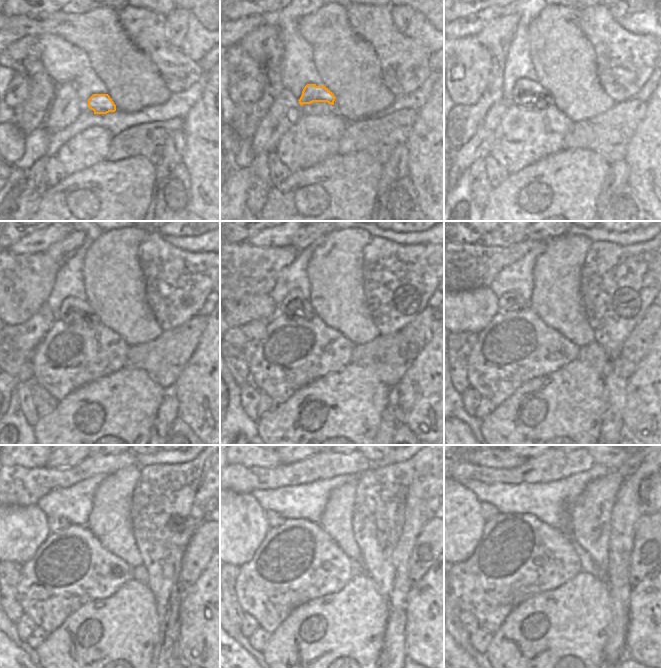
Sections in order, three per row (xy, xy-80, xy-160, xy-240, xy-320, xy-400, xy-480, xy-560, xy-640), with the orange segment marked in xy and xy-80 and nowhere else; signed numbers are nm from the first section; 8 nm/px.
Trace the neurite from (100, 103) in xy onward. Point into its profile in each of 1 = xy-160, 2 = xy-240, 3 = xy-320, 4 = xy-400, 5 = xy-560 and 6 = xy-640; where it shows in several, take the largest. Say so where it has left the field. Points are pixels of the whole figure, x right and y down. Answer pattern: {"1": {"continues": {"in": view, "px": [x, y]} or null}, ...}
{"1": {"continues": {"in": "xy-160", "px": [525, 92]}}, "2": {"continues": {"in": "xy-240", "px": [71, 309]}}, "3": {"continues": {"in": "xy-320", "px": [294, 307]}}, "4": {"continues": {"in": "xy-400", "px": [510, 301]}}, "5": {"continues": {"in": "xy-560", "px": [274, 519]}}, "6": {"continues": {"in": "xy-640", "px": [488, 511]}}}

